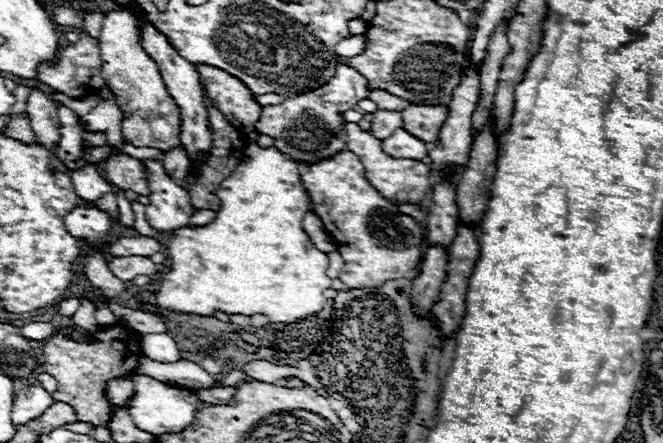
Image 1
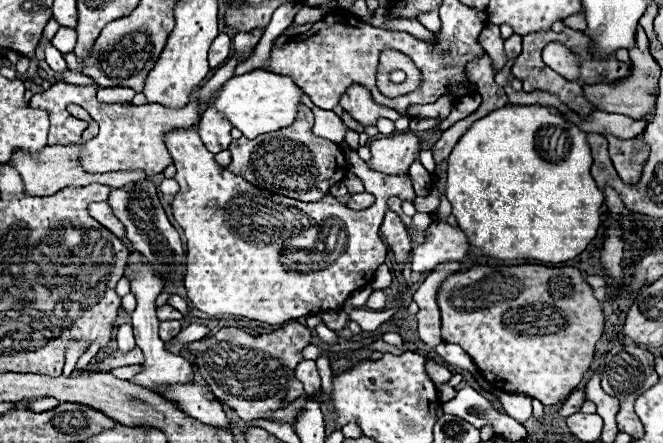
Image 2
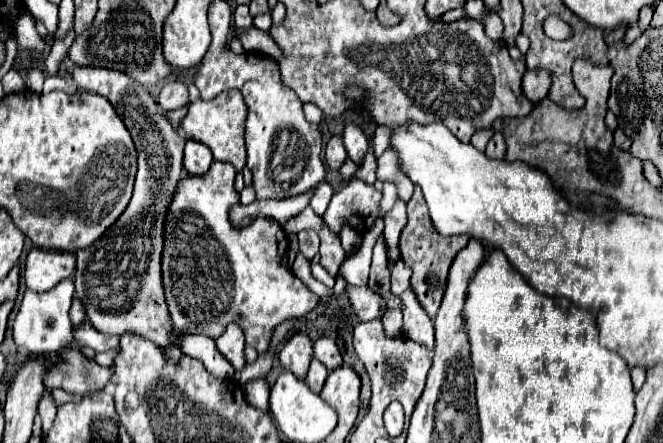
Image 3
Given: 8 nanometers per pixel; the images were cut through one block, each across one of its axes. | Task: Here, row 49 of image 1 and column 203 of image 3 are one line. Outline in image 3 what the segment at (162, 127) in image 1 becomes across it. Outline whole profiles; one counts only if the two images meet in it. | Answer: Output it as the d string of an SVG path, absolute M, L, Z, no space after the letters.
M228 90L218 94L212 100L198 100L188 106L188 114L182 120L182 128L188 138L194 138L206 144L212 150L214 160L232 162L240 172L246 166L246 146L244 146L244 122L246 122L246 106L244 98L238 90Z

